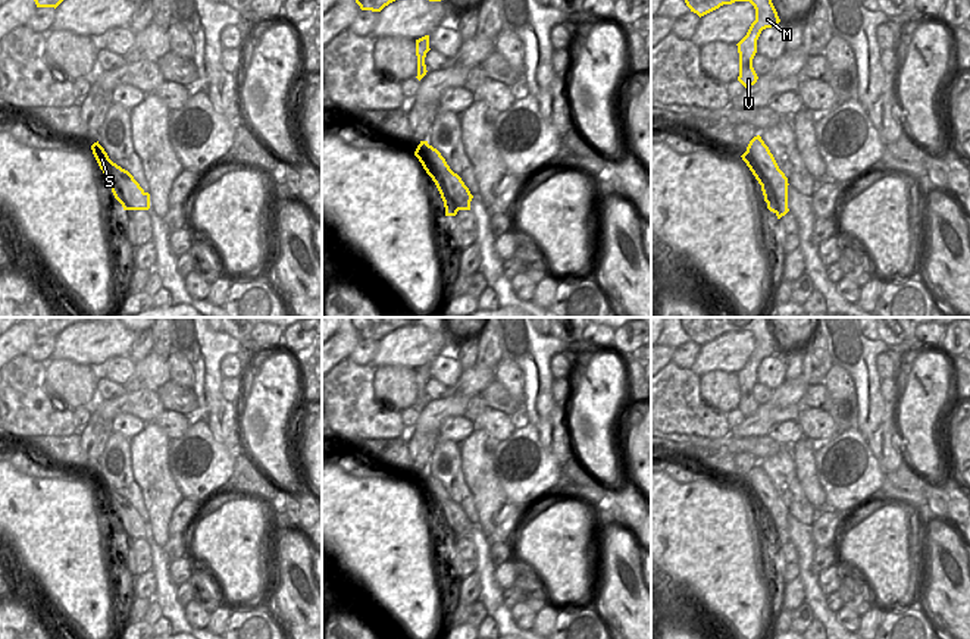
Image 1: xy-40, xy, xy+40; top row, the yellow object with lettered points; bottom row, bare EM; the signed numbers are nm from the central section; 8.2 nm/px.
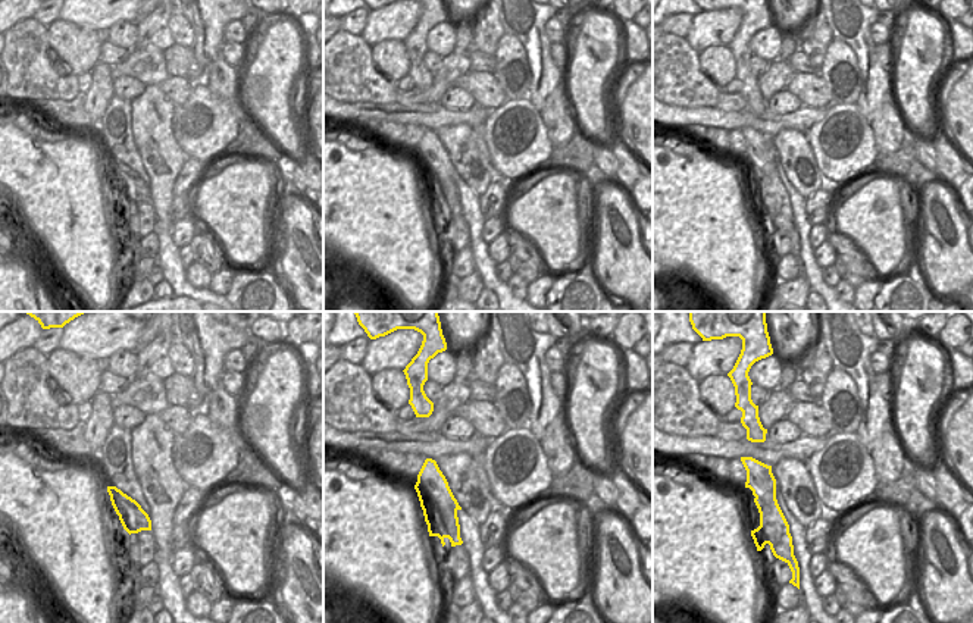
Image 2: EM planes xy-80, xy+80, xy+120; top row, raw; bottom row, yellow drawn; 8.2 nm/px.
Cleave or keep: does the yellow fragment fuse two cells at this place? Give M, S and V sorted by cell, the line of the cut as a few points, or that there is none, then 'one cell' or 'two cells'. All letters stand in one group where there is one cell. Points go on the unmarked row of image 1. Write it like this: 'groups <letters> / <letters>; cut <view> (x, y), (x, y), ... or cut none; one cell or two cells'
groups M V / S; cut xy+40 (759, 510), (769, 510), (772, 513), (781, 536), (787, 541); two cells

